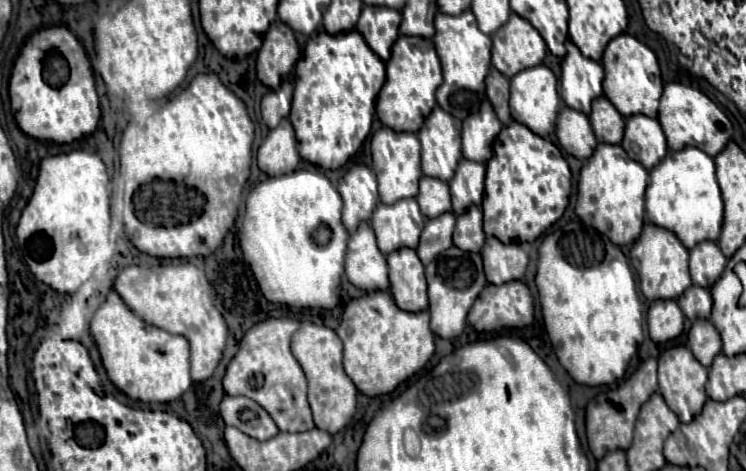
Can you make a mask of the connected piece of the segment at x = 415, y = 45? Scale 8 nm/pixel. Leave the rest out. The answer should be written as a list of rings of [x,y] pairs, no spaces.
[[[399,36],[391,46],[391,58],[385,64],[385,82],[377,94],[377,118],[393,130],[417,132],[429,116],[435,102],[435,90],[441,86],[441,62],[433,40],[421,36]]]

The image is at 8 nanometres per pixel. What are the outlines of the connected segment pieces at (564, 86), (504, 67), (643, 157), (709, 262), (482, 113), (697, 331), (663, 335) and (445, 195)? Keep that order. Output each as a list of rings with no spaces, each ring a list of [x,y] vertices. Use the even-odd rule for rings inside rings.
[[[565,42],[567,54],[561,62],[559,94],[567,106],[589,114],[591,102],[603,94],[603,66],[585,58],[573,42]]]
[[[515,12],[509,20],[491,36],[493,50],[491,50],[491,64],[513,78],[513,74],[541,64],[547,46],[541,34],[531,26],[529,20],[517,16]]]
[[[635,114],[625,118],[625,134],[623,134],[623,150],[635,162],[641,162],[645,170],[651,170],[665,158],[667,140],[657,118],[649,118],[643,114]]]
[[[711,240],[699,242],[689,252],[689,272],[691,272],[693,284],[697,286],[711,288],[713,282],[717,282],[717,278],[721,276],[721,270],[725,268],[725,264],[727,264],[727,258],[719,250],[719,246]]]
[[[483,100],[481,108],[475,114],[469,114],[463,120],[463,132],[461,132],[461,148],[463,156],[485,164],[489,160],[489,146],[493,144],[493,138],[497,138],[501,130],[501,122],[491,106],[489,100]]]
[[[699,318],[693,322],[693,326],[687,334],[687,346],[693,352],[693,356],[705,368],[709,368],[713,358],[721,352],[721,336],[717,334],[715,326],[709,320]]]
[[[655,300],[647,312],[647,328],[653,342],[667,342],[683,332],[683,312],[675,300]]]
[[[423,176],[419,180],[419,194],[417,194],[417,204],[421,206],[421,214],[425,218],[437,218],[445,212],[451,212],[451,194],[449,194],[449,184]]]

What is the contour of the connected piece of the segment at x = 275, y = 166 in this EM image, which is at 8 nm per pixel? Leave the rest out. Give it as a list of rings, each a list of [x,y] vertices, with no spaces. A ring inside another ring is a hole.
[[[281,120],[275,130],[267,134],[257,150],[257,164],[269,176],[289,174],[297,168],[301,156],[297,152],[297,142],[293,126],[289,120]]]

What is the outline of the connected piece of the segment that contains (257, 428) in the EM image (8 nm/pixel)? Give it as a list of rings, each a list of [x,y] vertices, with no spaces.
[[[225,396],[221,400],[221,416],[227,426],[235,426],[257,440],[273,438],[279,432],[271,416],[255,400],[245,396]]]

